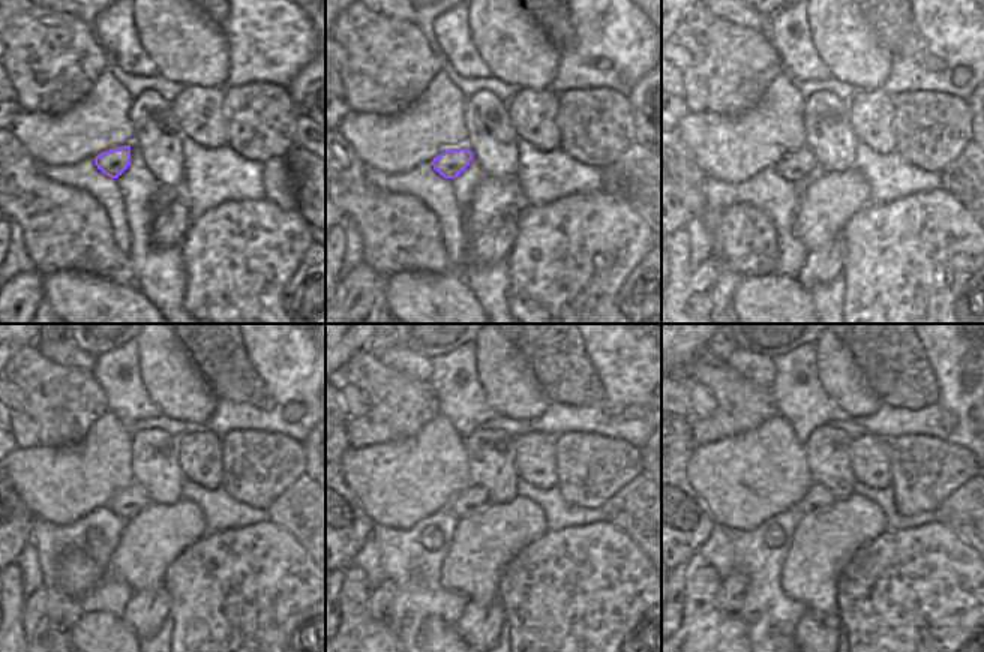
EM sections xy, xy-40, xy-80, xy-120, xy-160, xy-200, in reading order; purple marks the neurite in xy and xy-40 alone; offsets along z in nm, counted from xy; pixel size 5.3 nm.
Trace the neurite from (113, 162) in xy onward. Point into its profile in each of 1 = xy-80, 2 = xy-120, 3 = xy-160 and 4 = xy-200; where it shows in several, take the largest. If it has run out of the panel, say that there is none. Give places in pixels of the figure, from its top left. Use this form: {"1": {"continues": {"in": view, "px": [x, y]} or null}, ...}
{"1": {"continues": {"in": "xy-80", "px": [797, 167]}}, "2": {"continues": {"in": "xy-120", "px": [128, 502]}}, "3": {"continues": {"in": "xy-160", "px": [474, 498]}}, "4": {"continues": {"in": "xy-200", "px": [816, 498]}}}

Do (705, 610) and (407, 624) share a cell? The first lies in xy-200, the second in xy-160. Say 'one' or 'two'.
two

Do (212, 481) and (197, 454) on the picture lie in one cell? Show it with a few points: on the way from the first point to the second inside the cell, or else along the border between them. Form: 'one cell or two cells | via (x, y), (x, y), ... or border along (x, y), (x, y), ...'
one cell | via (210, 475), (210, 469), (201, 460)

